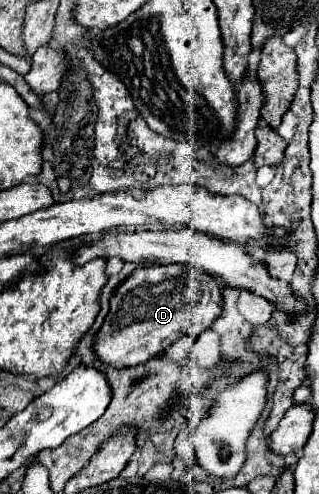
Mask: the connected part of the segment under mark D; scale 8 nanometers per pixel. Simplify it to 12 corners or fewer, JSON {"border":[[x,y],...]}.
{"border":[[194,265],[138,267],[112,295],[96,355],[146,363],[222,313]]}

